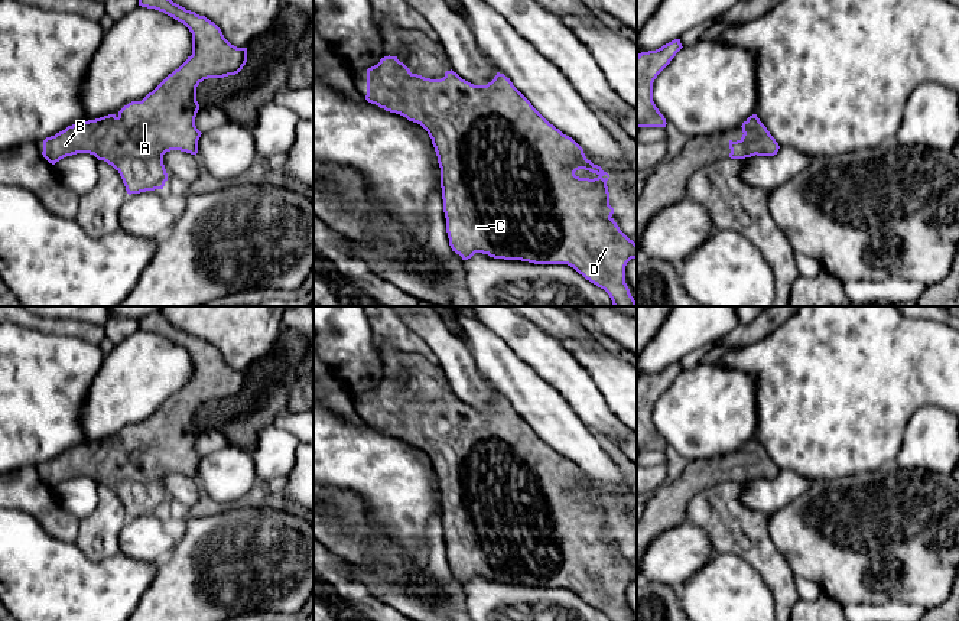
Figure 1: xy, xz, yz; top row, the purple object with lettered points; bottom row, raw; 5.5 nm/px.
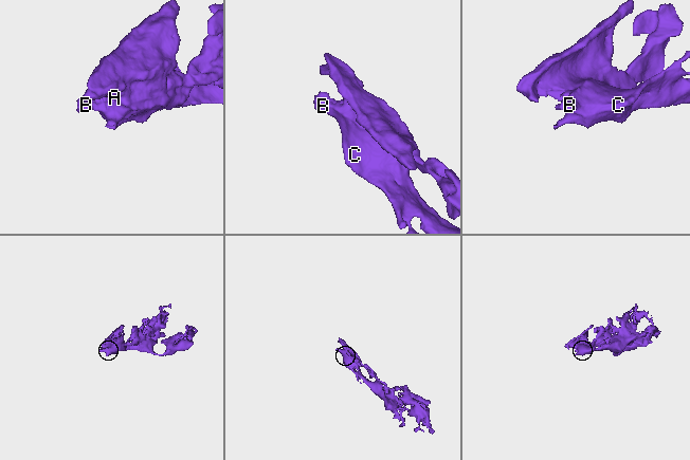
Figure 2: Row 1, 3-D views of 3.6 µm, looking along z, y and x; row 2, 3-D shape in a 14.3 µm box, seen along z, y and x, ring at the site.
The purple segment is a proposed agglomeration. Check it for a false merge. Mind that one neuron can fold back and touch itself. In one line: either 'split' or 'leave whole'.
leave whole

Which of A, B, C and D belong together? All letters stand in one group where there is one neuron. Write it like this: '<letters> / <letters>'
A B C D

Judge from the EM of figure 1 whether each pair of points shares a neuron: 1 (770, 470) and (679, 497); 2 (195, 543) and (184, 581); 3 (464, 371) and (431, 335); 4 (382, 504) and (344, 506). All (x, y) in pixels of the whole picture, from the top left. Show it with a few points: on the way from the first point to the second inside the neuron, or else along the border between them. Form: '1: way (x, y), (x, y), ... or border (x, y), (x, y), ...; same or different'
1: way (747, 470), (706, 470), (702, 474); same
2: way (195, 552), (195, 569), (192, 572); same
3: way (457, 363), (439, 344); same
4: border (337, 485), (356, 491), (370, 522), (384, 533); different

